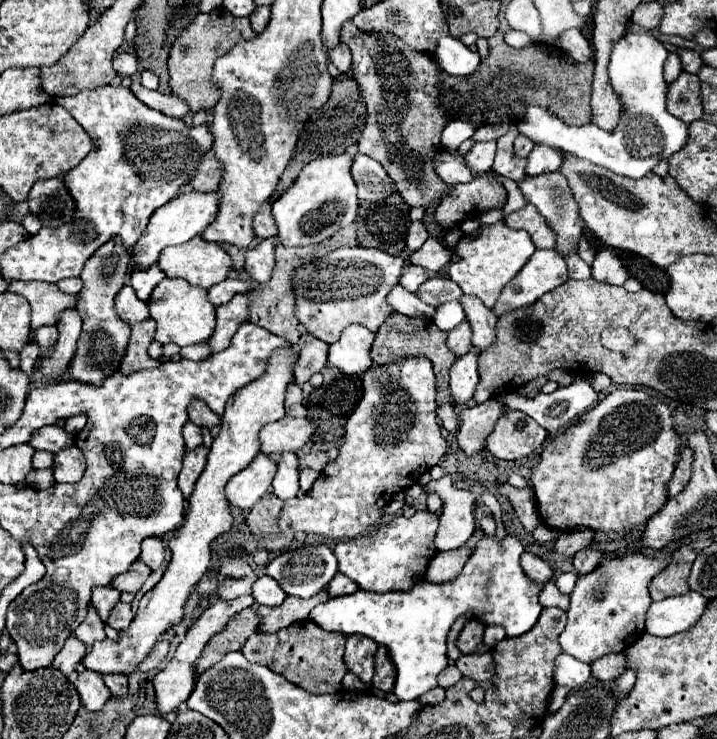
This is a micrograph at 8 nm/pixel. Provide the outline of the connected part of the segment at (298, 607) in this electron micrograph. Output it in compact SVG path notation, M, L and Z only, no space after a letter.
M326 588L316 594L314 598L308 598L308 600L300 600L300 598L292 598L288 596L278 608L268 608L268 606L258 606L258 616L260 616L260 624L258 624L258 632L278 632L298 620L306 620L310 610L320 604L320 602L326 602L328 600L328 594L326 594Z

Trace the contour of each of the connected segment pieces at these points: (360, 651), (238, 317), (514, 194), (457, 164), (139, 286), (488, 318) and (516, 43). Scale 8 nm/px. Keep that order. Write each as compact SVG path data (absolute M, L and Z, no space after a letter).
M352 634L346 638L346 652L344 662L352 674L356 674L364 686L372 686L372 674L374 674L374 654L378 644L370 642L366 636Z
M236 294L230 302L216 308L216 328L208 340L212 354L222 352L242 322L246 322L248 302L246 296Z
M494 172L494 175L496 176L496 179L505 187L508 194L507 202L502 209L503 216L506 217L510 213L524 207L527 202L524 199L516 182L503 176L500 176L496 172Z
M436 152L434 154L434 170L438 174L438 178L442 178L442 182L446 184L454 184L454 182L470 182L476 174L474 170L470 170L464 162L460 154L452 154L452 152Z
M154 264L150 270L134 270L134 276L130 280L130 286L134 288L136 296L142 298L142 302L148 302L152 290L156 288L156 284L160 280L164 280L164 274L158 268L158 264Z
M464 294L460 298L460 304L466 312L466 320L472 326L472 344L478 350L486 350L494 342L494 328L498 322L498 316L492 308L486 308L480 298L472 294Z
M510 30L510 32L504 34L504 38L506 38L506 44L510 44L514 48L526 48L534 42L528 34L522 34L520 30Z

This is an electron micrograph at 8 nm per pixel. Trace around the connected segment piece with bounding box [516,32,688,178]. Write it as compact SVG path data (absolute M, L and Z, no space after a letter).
M628 32L614 44L608 74L614 90L620 94L624 112L612 132L600 130L594 124L586 124L580 128L568 126L560 122L554 114L538 106L530 106L524 120L516 126L520 134L526 134L536 144L548 144L552 148L570 152L592 164L610 168L620 176L642 178L644 174L652 172L656 162L670 158L674 152L682 150L688 140L688 126L666 110L666 82L662 76L666 58L668 50L664 48L664 44L650 34Z

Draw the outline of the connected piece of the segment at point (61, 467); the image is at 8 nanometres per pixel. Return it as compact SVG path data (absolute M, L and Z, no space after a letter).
M72 444L54 454L54 478L56 482L78 482L86 470L82 450Z

